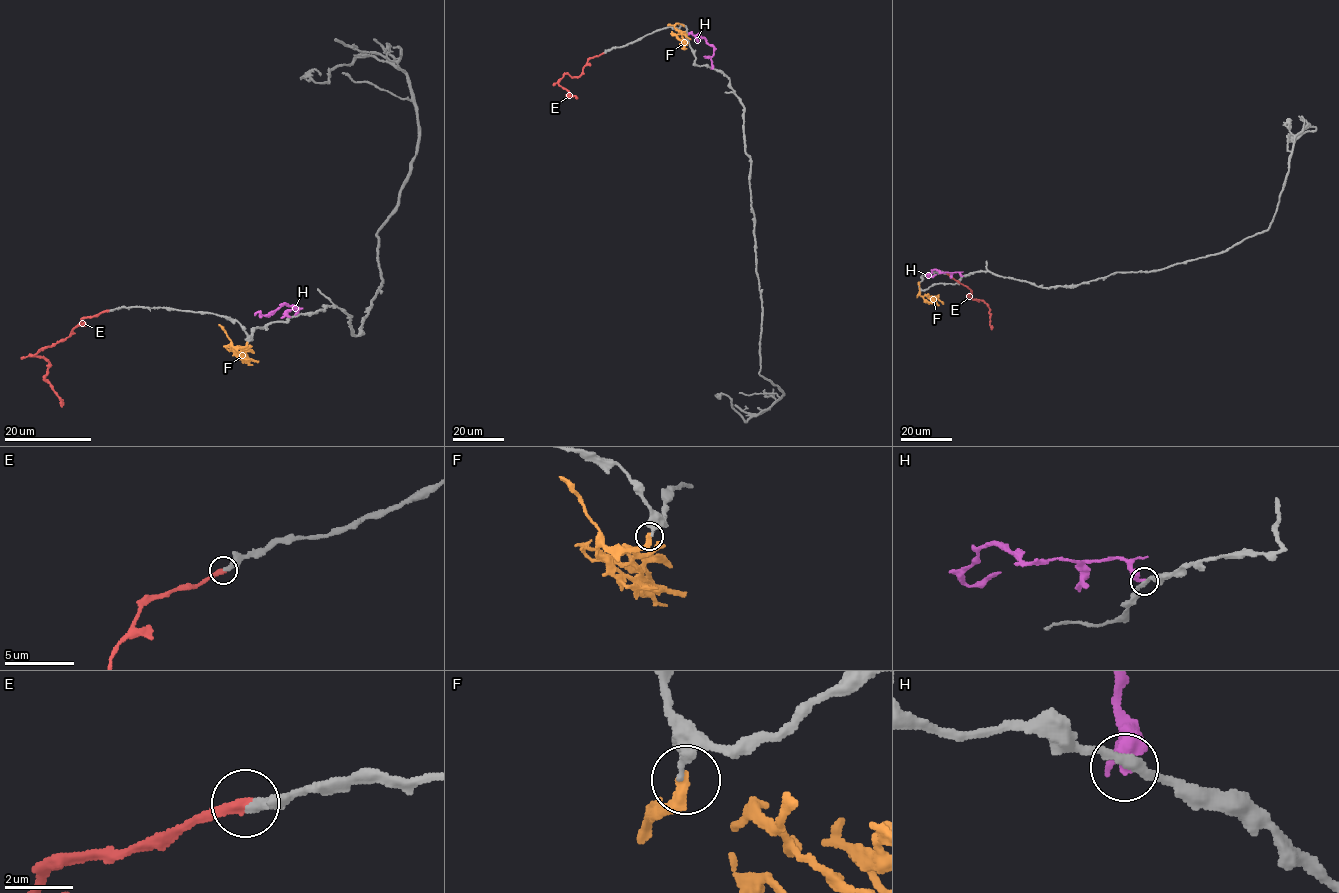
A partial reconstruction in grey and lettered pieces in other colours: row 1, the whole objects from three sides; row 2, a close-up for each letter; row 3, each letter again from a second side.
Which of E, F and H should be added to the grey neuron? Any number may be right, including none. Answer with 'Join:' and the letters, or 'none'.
Join: E

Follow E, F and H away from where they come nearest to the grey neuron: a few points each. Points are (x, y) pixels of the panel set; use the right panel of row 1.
E: (947, 273), (971, 290), (968, 295), (986, 304), (991, 330)
F: (920, 292), (918, 295), (938, 299), (943, 304)
H: (962, 276), (958, 272), (933, 269), (929, 276), (926, 274), (928, 276)

